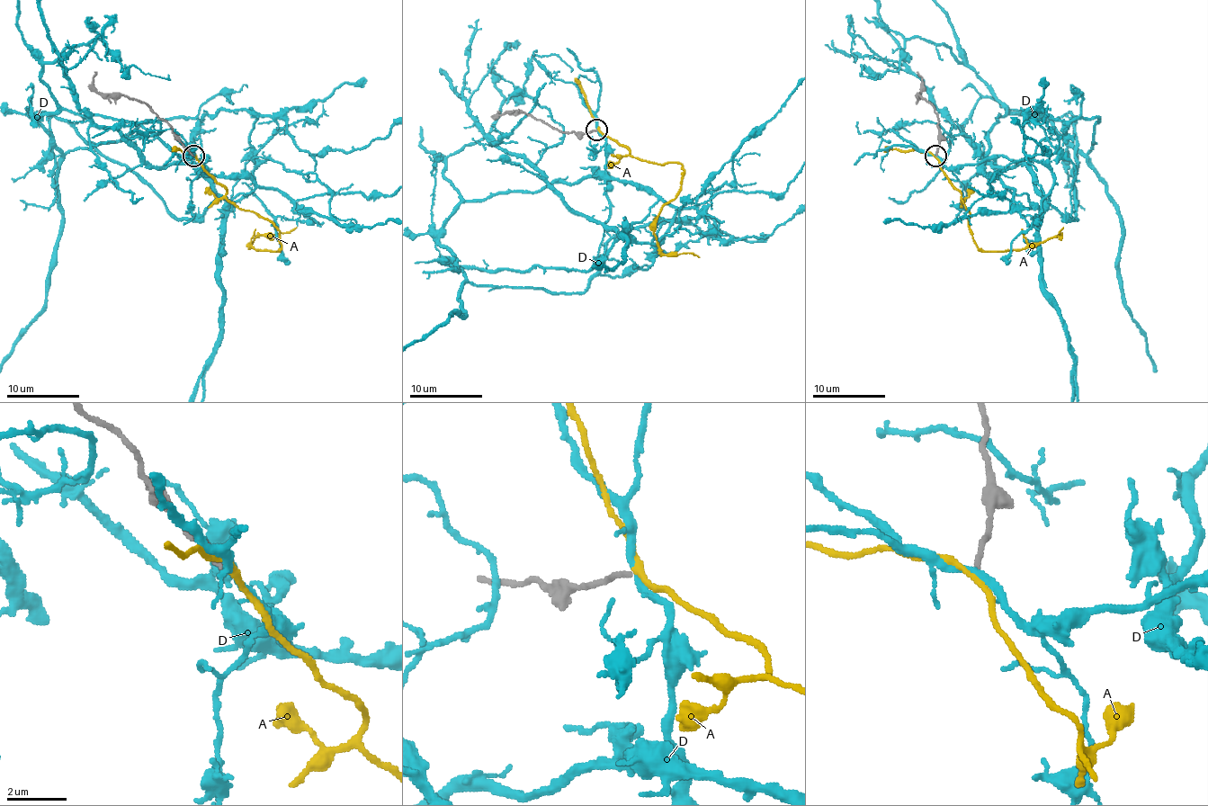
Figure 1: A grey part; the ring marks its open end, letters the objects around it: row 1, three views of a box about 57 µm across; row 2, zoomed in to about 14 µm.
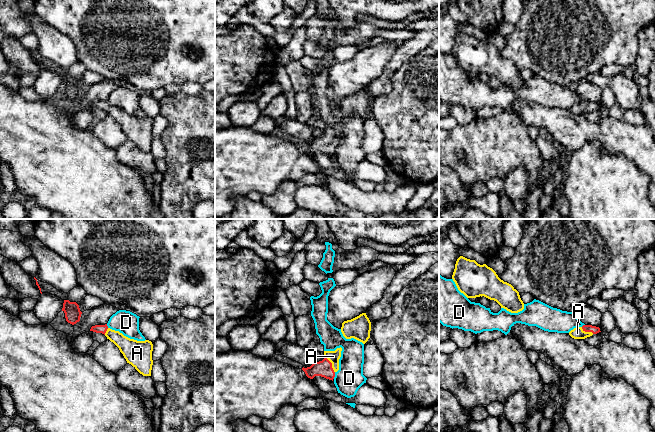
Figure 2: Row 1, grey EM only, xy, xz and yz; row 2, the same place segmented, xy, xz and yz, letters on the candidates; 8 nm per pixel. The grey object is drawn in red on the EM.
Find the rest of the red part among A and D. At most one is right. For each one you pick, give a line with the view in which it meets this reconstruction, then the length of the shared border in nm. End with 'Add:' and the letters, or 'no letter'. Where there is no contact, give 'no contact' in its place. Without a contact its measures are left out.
A: contact in xz; length 160 nm
Add: A

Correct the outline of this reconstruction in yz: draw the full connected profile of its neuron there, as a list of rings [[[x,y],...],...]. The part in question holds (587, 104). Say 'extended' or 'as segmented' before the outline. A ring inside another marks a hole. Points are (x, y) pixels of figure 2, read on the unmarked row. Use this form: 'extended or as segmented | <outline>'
extended | [[[583,101],[582,103],[574,104],[569,108],[569,111],[574,115],[585,115],[601,108],[599,103],[592,101]]]

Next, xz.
extended | [[[341,123],[335,127],[324,127],[324,135],[322,137],[314,138],[310,143],[303,143],[302,146],[310,155],[315,152],[321,152],[333,157],[335,149],[339,146],[341,127]]]

